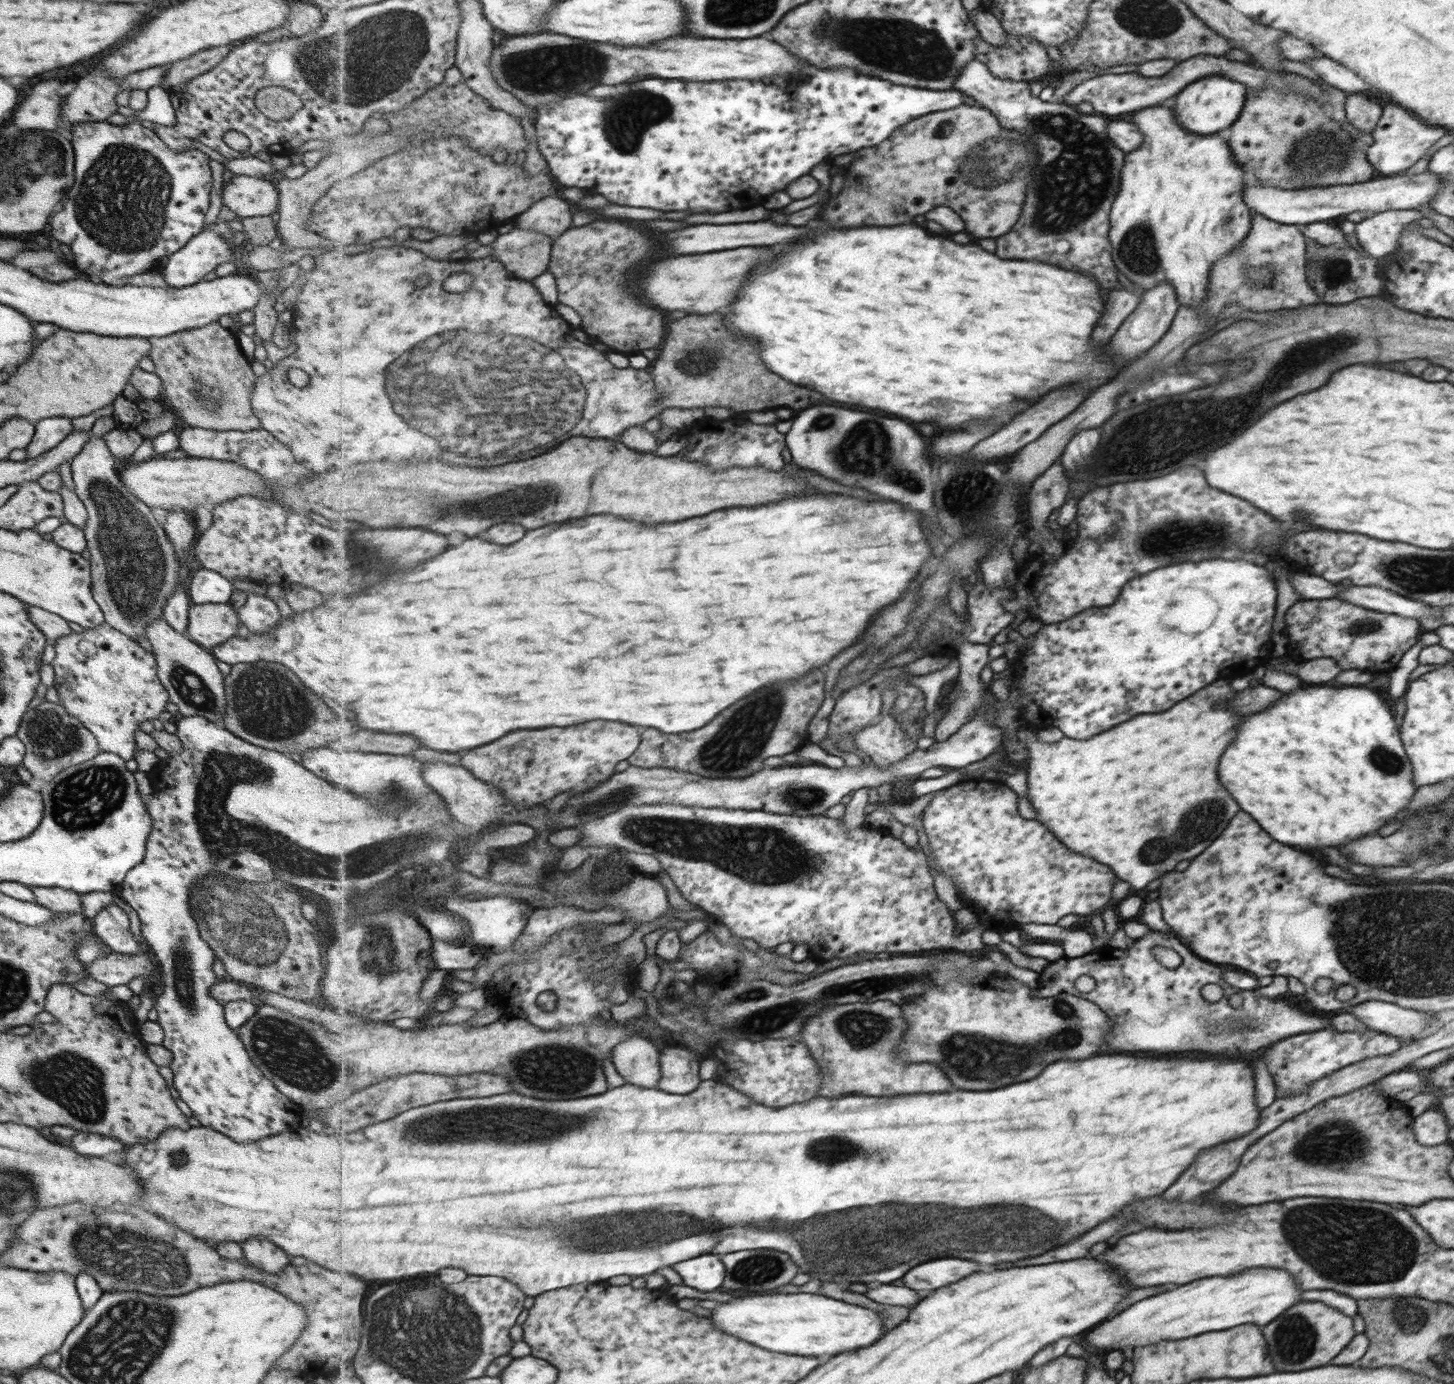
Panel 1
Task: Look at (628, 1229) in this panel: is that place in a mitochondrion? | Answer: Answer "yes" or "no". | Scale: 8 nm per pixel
yes

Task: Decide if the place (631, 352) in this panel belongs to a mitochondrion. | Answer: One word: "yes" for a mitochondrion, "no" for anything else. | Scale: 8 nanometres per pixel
no

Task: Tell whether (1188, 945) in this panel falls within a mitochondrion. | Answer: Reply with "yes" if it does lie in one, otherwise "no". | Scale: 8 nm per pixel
no

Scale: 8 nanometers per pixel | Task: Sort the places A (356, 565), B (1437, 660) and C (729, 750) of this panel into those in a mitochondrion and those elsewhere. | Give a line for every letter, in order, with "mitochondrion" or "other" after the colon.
A: mitochondrion
B: other
C: mitochondrion

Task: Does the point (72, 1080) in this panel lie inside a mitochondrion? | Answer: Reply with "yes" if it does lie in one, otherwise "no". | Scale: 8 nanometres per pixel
yes

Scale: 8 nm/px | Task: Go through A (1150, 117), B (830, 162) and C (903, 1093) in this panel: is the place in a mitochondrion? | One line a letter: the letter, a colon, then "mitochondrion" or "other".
A: other
B: other
C: other

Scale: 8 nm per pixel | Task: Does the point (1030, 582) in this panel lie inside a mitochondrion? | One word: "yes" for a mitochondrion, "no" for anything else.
no

